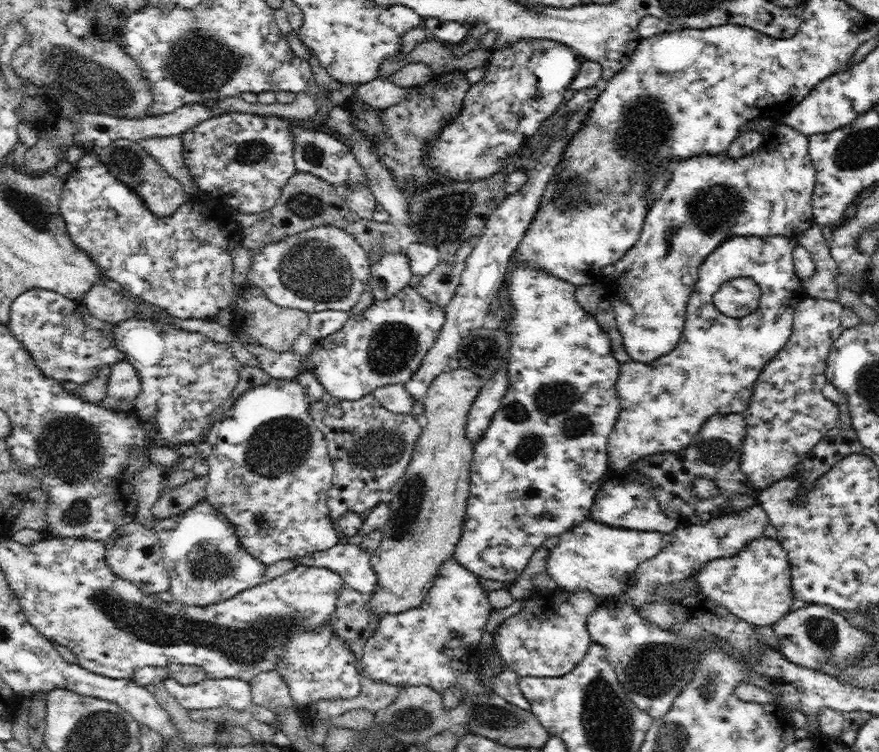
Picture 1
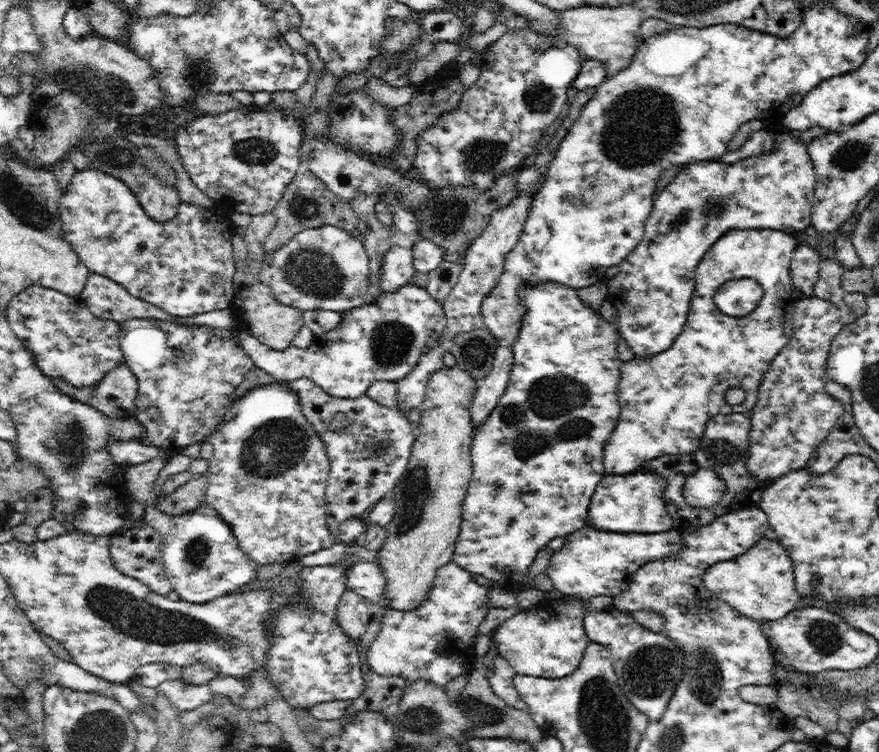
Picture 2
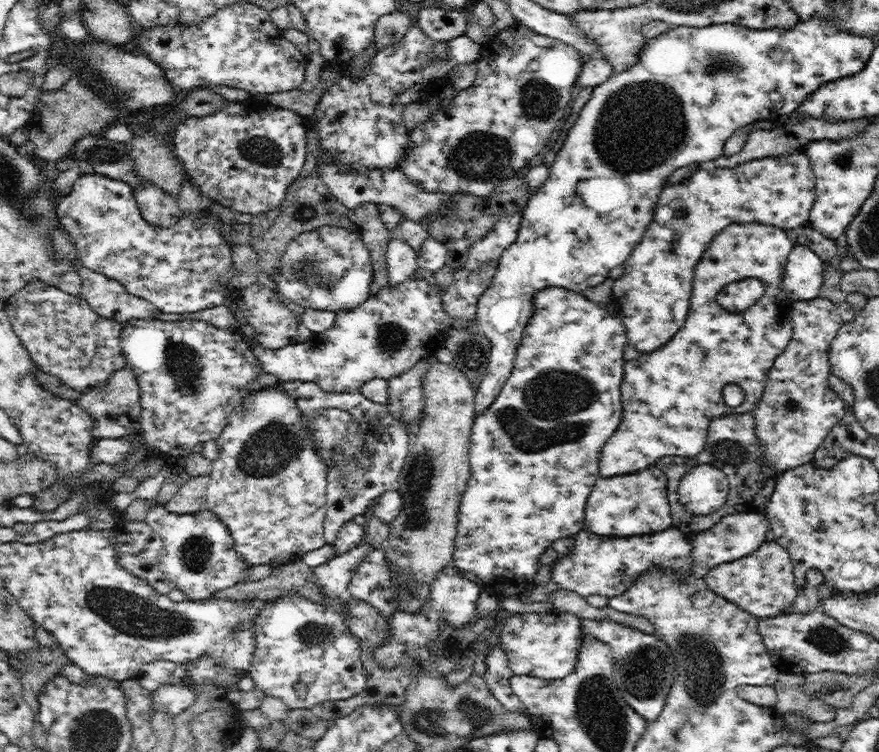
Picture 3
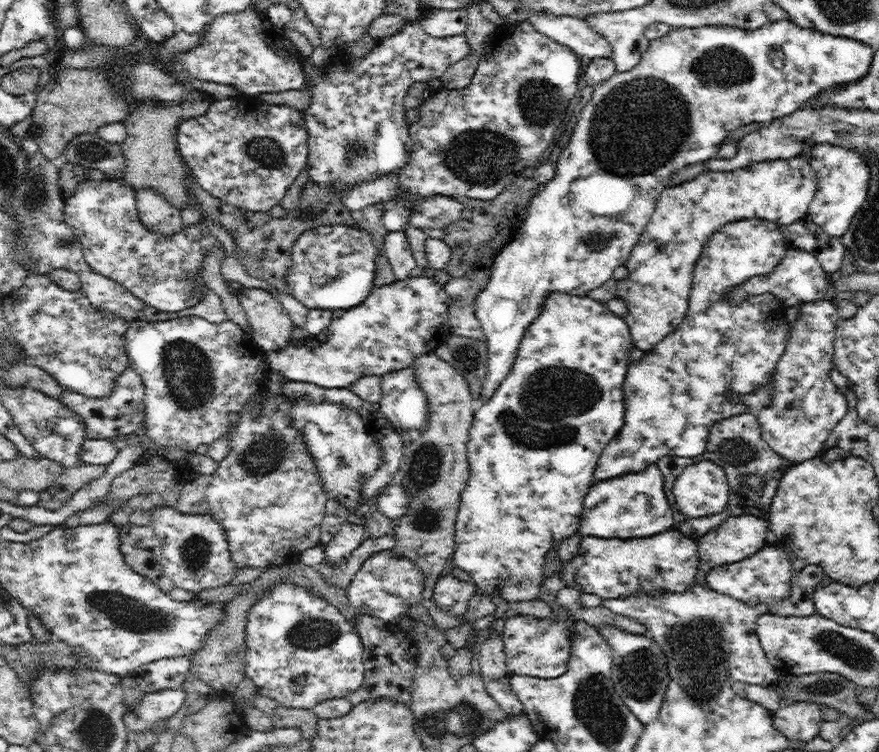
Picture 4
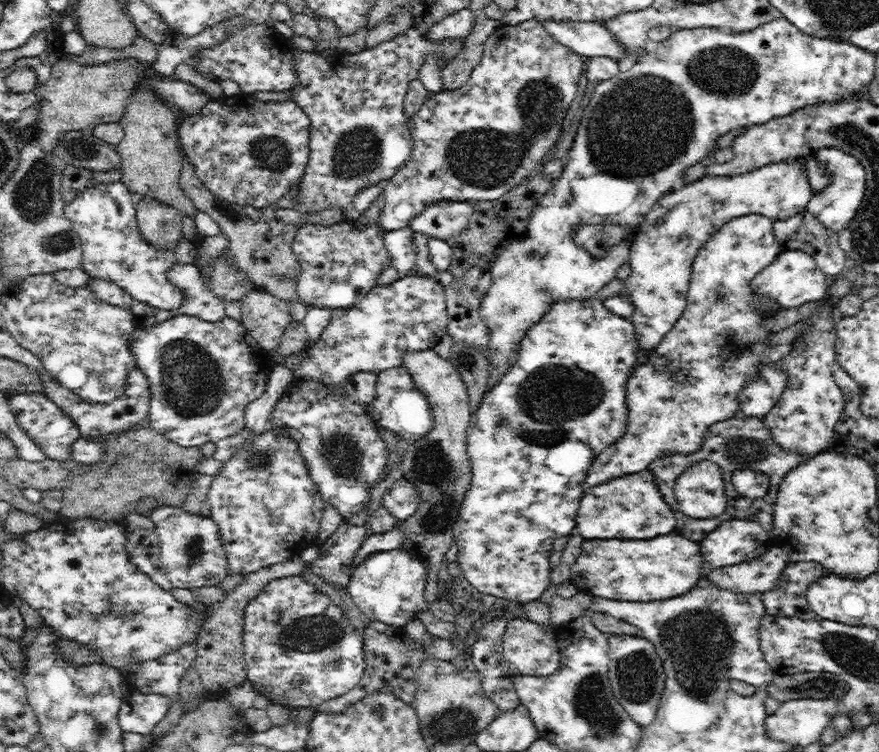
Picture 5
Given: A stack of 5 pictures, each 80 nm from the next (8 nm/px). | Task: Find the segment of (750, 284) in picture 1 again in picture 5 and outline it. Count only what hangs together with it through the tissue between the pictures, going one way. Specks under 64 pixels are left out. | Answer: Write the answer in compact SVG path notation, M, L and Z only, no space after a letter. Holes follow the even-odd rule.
M787 250L782 251L776 257L776 260L772 264L766 266L764 270L761 270L752 280L751 280L751 290L754 293L760 295L768 295L774 298L776 302L780 303L781 308L789 309L790 307L799 307L803 304L809 303L810 301L819 301L822 298L828 297L829 289L829 279L820 267L816 264L816 259L811 257L810 254L800 250Z

